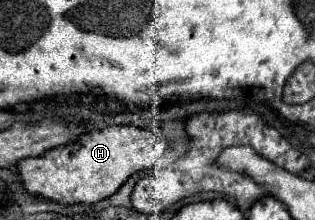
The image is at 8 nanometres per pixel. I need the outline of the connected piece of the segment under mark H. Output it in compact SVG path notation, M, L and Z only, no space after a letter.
M112 125L100 131L84 135L80 141L50 149L36 159L24 159L18 163L26 191L42 195L60 203L96 203L112 193L134 173L152 169L162 149L170 149L168 143L148 129L132 125Z

